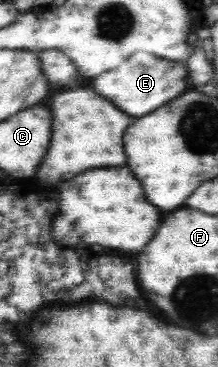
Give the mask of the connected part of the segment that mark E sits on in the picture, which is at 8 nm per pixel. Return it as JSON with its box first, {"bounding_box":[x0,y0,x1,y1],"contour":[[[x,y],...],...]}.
{"bounding_box":[93,51,187,118],"contour":[[[137,51],[119,63],[115,70],[108,70],[97,76],[93,80],[93,88],[100,96],[111,100],[113,106],[117,106],[121,112],[139,118],[181,96],[187,90],[187,82],[185,62],[175,62],[145,51]]]}

